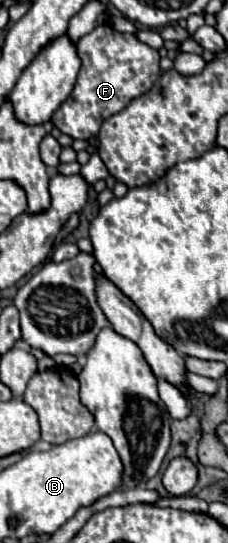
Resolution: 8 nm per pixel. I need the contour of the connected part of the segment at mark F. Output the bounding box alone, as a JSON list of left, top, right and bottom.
[52,25,160,139]

